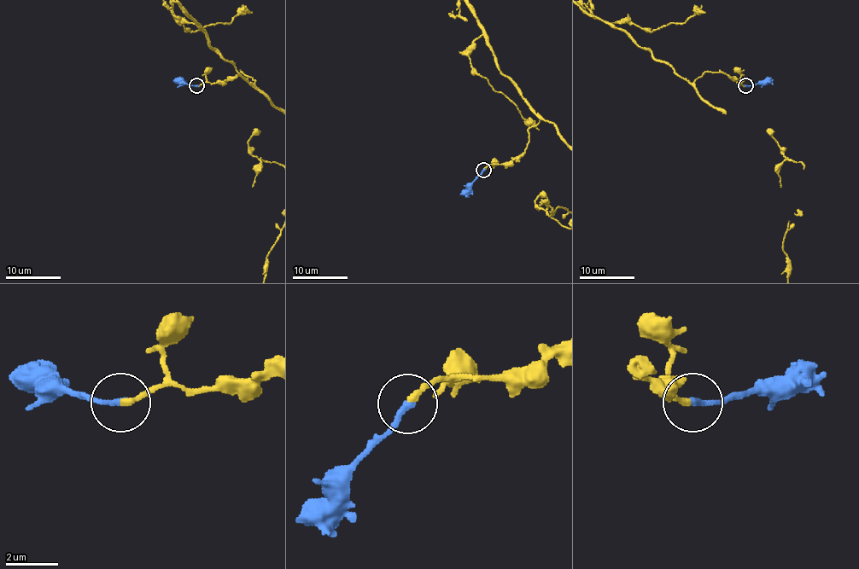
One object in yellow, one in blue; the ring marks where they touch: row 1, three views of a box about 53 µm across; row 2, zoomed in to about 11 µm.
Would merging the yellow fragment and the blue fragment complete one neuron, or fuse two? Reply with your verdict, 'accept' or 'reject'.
accept

